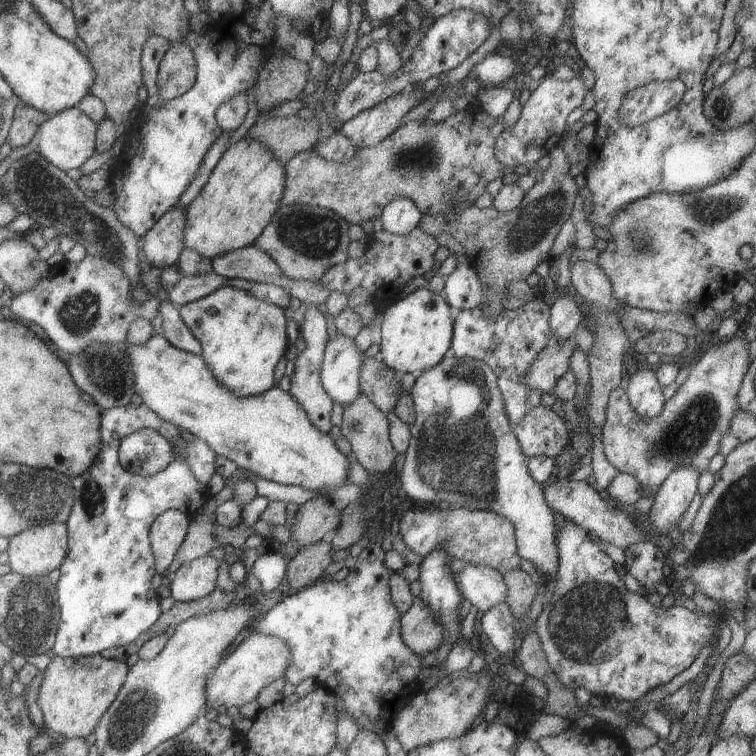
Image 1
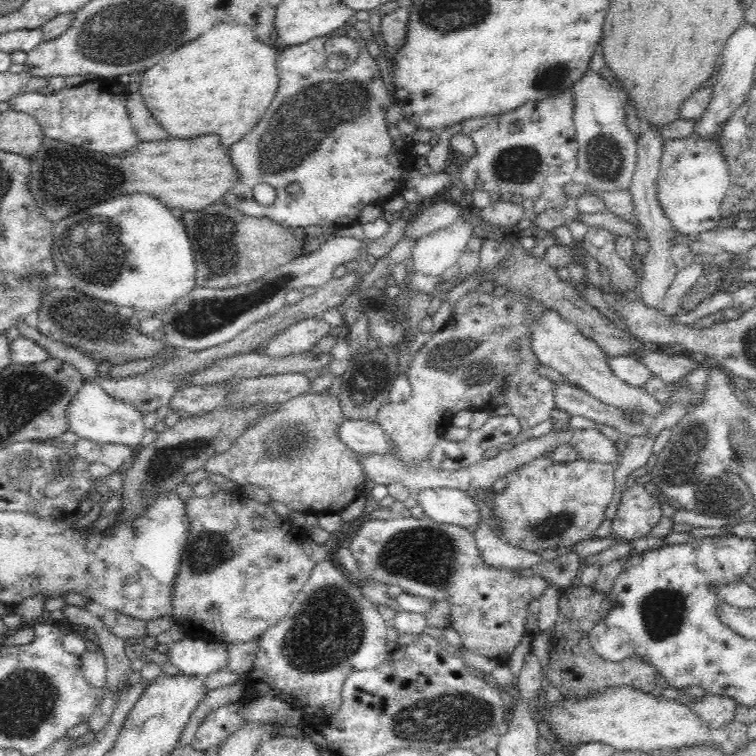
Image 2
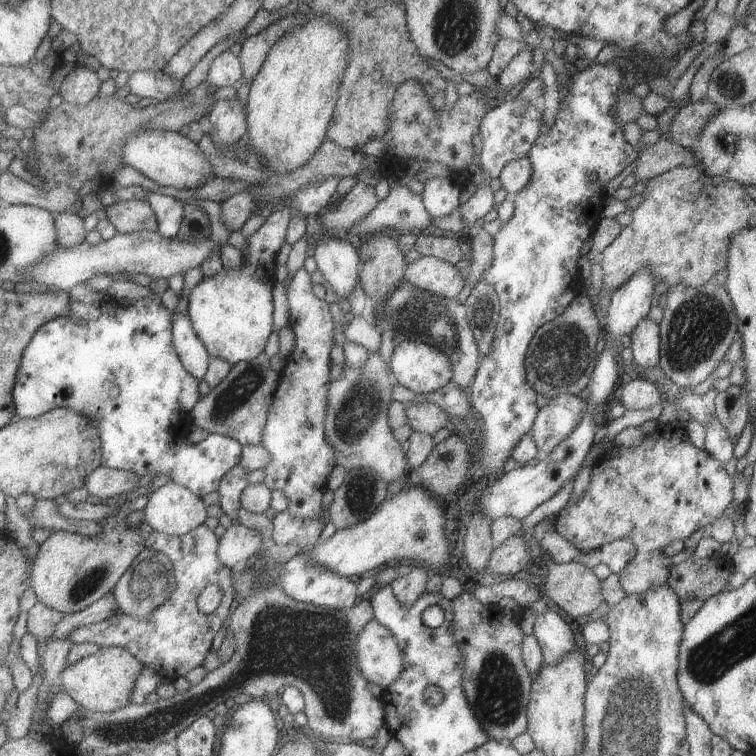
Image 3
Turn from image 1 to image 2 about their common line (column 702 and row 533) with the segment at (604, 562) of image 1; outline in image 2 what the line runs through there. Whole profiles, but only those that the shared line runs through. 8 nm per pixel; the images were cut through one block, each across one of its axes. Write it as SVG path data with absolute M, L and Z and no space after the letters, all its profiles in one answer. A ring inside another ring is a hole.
M636 475L627 480L617 513L612 521L613 536L631 542L645 537L660 520L660 504L656 498L636 483Z

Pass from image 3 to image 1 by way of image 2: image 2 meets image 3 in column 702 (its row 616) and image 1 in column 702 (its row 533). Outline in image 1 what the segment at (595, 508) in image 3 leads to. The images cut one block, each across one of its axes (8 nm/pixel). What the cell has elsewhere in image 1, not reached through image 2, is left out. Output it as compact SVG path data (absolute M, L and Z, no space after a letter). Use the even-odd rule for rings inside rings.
M741 329L719 343L714 344L691 366L689 376L681 386L677 387L675 394L666 400L662 412L649 421L637 417L630 408L625 391L616 387L608 397L606 418L600 427L605 459L615 467L619 473L631 474L642 487L644 496L653 497L659 491L665 478L677 466L688 465L698 472L707 470L711 458L719 451L719 441L724 433L728 433L728 425L735 412L739 409L737 394L746 374L749 360L747 360L748 343L744 340Z

